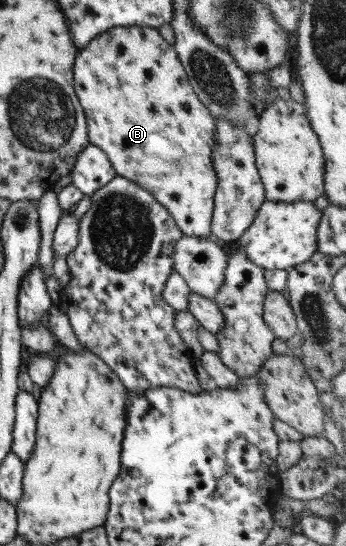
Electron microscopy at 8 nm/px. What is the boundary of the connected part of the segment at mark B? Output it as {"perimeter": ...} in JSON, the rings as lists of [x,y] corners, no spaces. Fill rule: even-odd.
{"perimeter":[[[142,25],[110,27],[106,31],[93,36],[88,44],[75,53],[73,60],[73,90],[81,104],[85,121],[87,124],[87,137],[91,145],[102,149],[106,154],[115,174],[127,178],[130,182],[137,184],[141,189],[147,190],[159,202],[174,219],[176,226],[184,236],[208,237],[211,212],[213,211],[213,194],[216,190],[217,176],[211,161],[212,147],[215,141],[215,122],[209,110],[198,100],[189,86],[189,80],[184,72],[182,64],[177,59],[173,45],[164,41],[156,28]]]}

